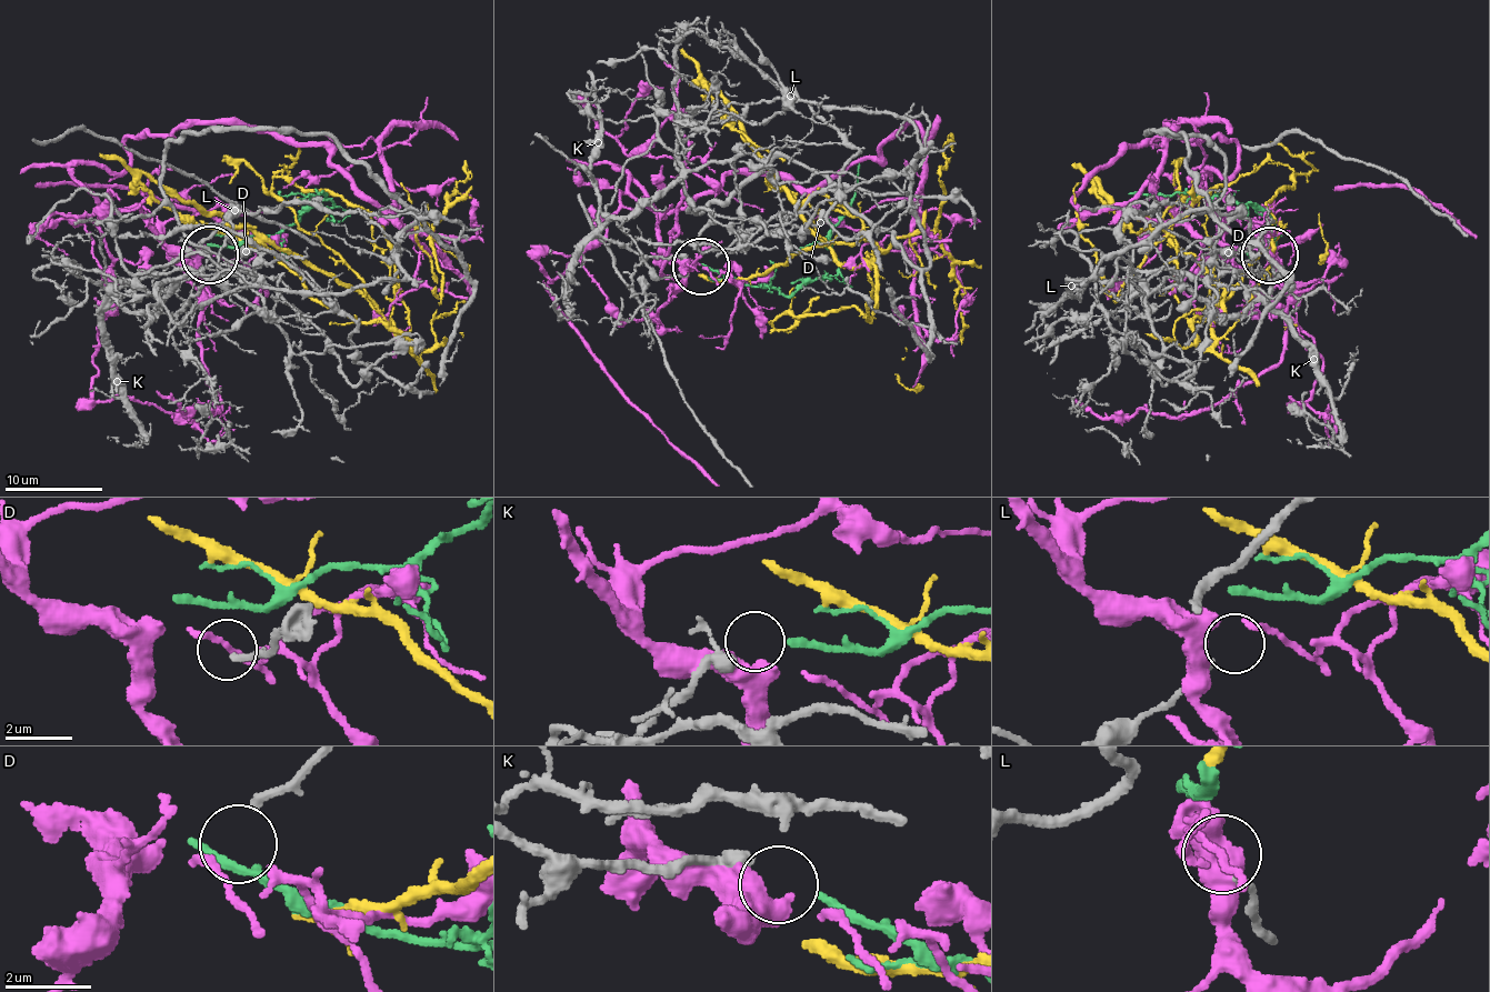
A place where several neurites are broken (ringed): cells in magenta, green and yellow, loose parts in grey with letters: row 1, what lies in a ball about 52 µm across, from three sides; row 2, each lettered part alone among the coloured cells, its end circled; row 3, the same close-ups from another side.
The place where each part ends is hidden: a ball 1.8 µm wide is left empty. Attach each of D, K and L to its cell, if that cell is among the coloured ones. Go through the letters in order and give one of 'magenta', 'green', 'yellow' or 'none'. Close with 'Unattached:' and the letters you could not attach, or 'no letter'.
D: magenta
K: green
L: none
Unattached: L

